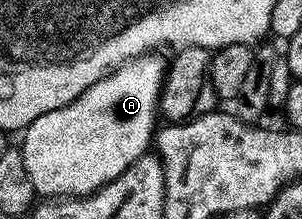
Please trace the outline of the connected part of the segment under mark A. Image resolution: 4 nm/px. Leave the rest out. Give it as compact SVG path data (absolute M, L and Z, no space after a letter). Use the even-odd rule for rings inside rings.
M157 55L135 57L95 83L86 93L79 95L76 101L47 115L39 115L39 119L32 121L29 128L24 130L25 142L20 142L19 148L34 194L45 199L86 197L134 165L150 148L159 125L161 84L165 82L166 68L166 62L161 62Z

